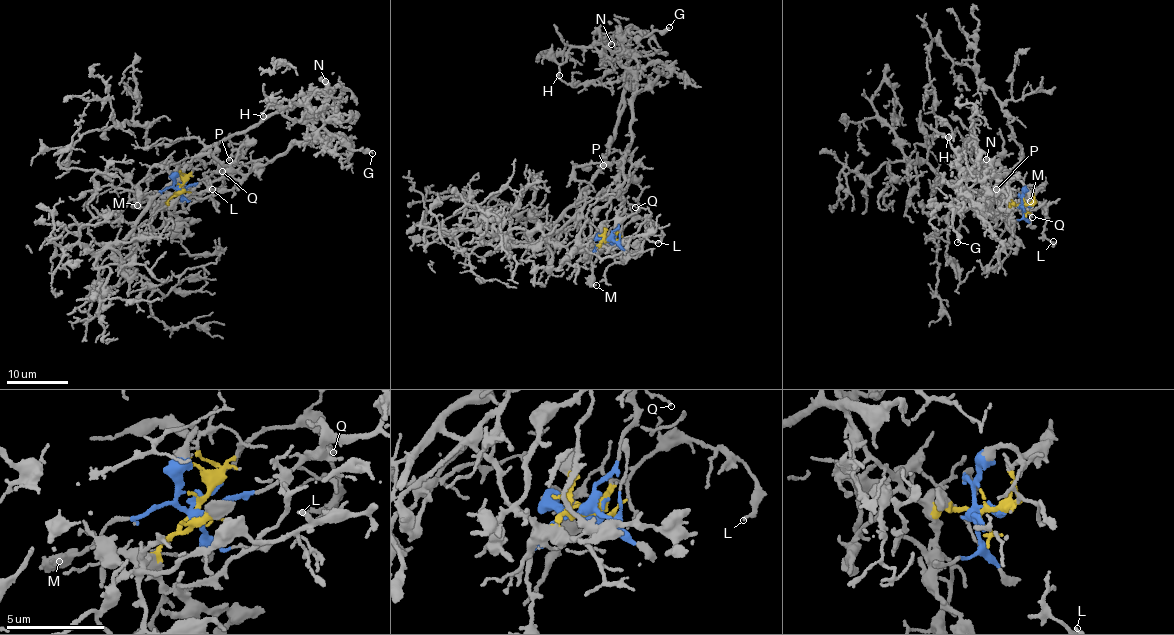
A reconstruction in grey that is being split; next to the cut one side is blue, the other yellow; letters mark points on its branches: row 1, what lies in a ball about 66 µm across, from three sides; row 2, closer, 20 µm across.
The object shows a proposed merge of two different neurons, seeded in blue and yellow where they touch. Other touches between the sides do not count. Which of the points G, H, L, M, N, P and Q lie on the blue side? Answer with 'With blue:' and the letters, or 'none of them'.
With blue: G, H, M, N, P, Q

